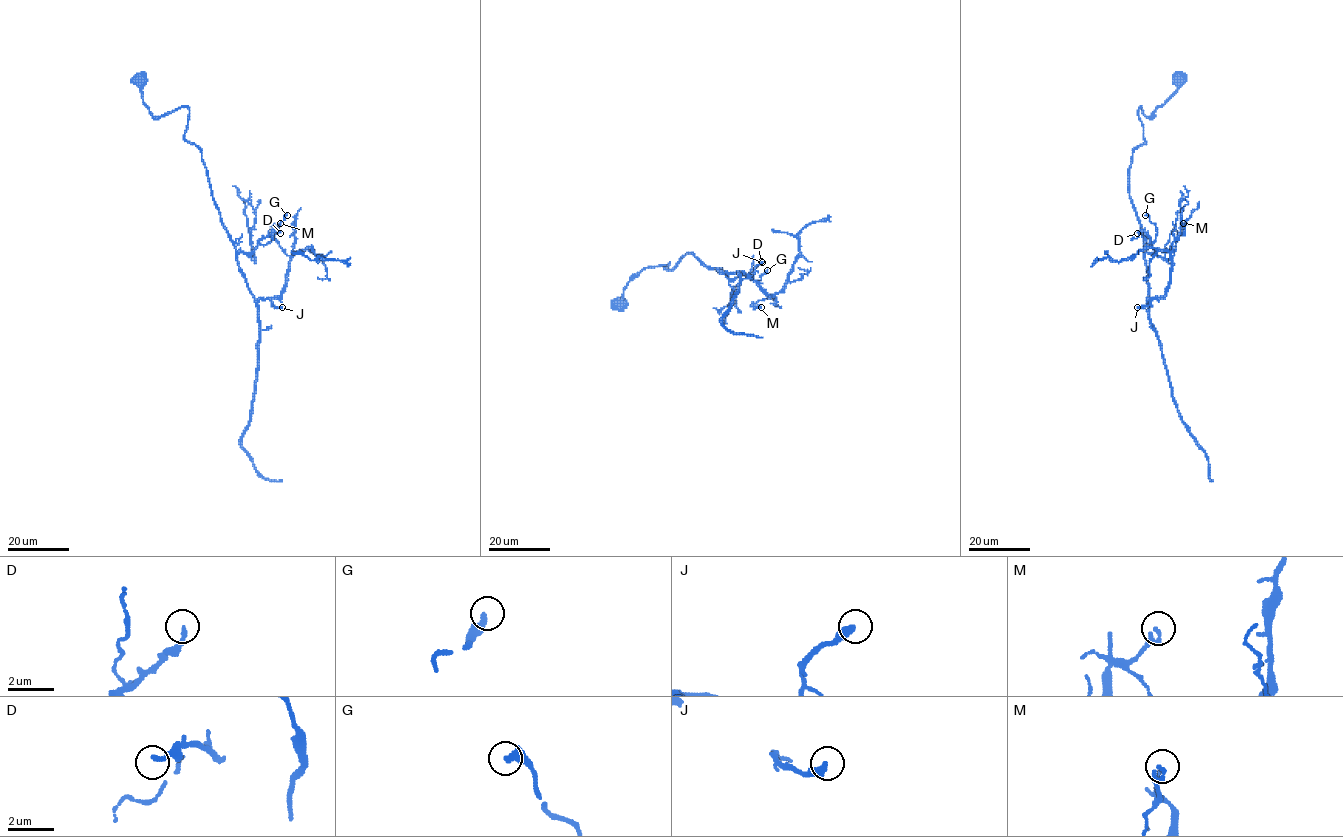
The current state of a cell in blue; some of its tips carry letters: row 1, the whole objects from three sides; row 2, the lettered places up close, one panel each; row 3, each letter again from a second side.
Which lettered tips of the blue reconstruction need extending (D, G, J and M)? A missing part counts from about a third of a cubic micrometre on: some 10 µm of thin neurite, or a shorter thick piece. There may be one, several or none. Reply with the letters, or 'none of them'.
none of them

